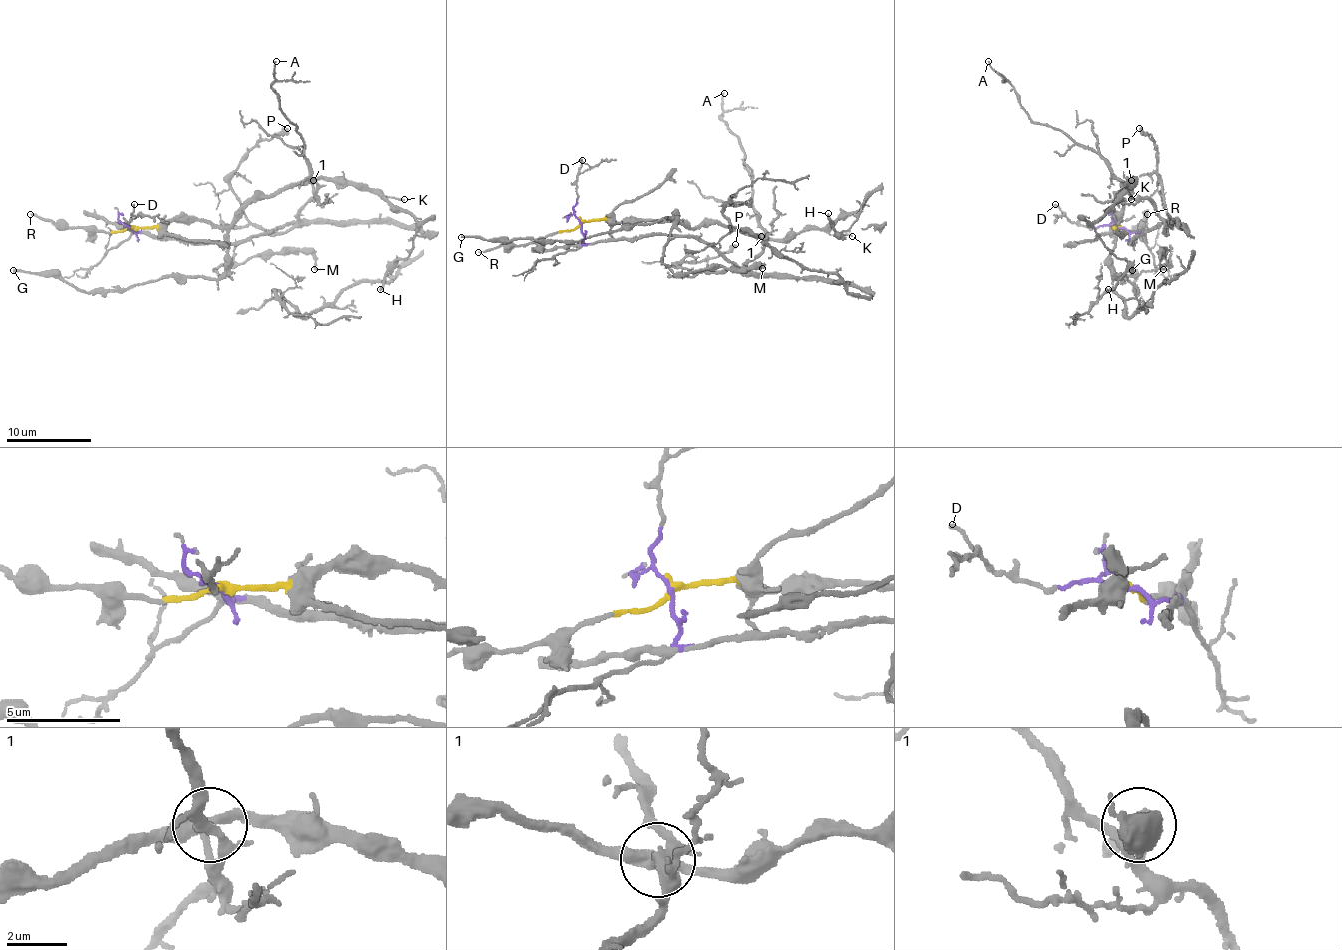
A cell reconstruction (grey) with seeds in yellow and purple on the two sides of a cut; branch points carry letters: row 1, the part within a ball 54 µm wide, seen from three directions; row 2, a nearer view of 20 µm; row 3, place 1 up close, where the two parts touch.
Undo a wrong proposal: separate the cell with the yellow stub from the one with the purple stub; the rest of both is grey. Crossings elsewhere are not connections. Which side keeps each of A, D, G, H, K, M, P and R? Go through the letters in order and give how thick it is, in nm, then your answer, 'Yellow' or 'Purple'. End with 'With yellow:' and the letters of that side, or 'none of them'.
A: Thickness 130 nm. Purple
D: Thickness 160 nm. Purple
G: Thickness 190 nm. Yellow
H: Thickness 220 nm. Yellow
K: Thickness 140 nm. Yellow
M: Thickness 190 nm. Yellow
P: Thickness 440 nm. Purple
R: Thickness 160 nm. Yellow
With yellow: G, H, K, M, R

